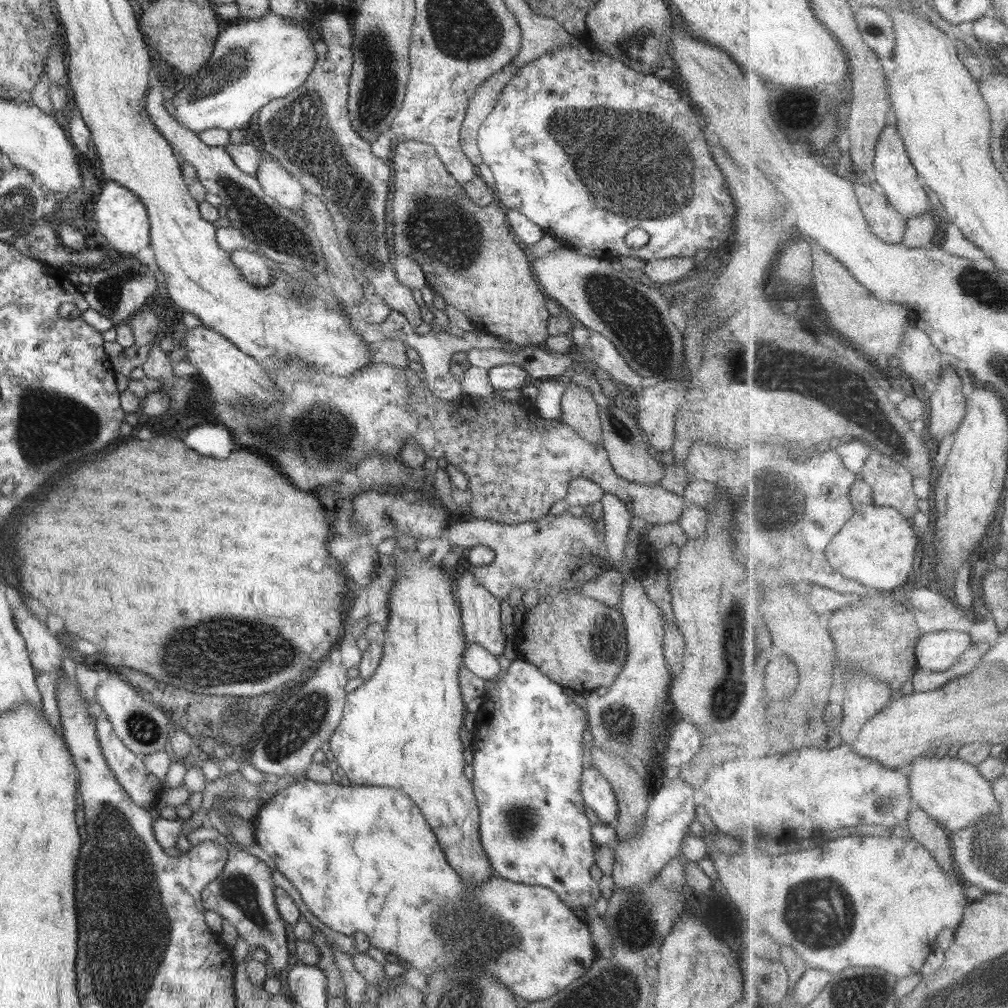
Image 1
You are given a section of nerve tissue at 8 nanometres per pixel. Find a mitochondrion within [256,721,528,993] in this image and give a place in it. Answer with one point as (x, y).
(475, 934)

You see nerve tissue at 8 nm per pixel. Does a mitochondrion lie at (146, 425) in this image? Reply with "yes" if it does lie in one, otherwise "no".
no

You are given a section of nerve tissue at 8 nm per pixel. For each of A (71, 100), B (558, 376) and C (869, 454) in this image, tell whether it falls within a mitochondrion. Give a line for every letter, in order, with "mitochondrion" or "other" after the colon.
A: other
B: other
C: other

